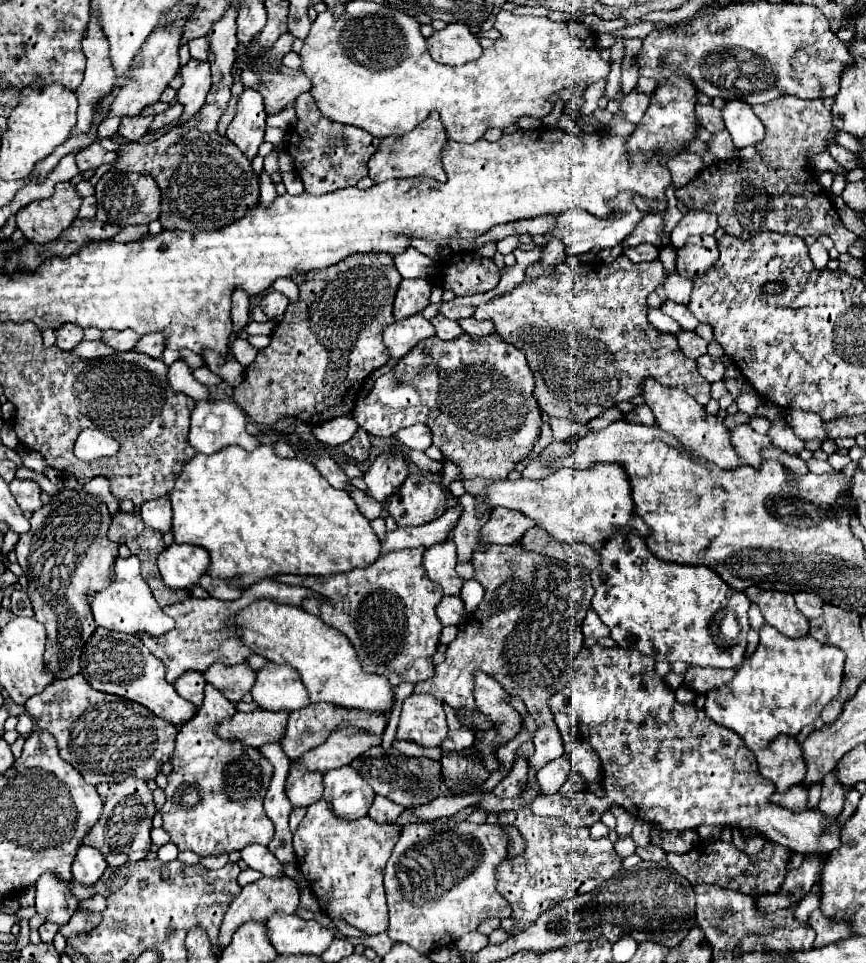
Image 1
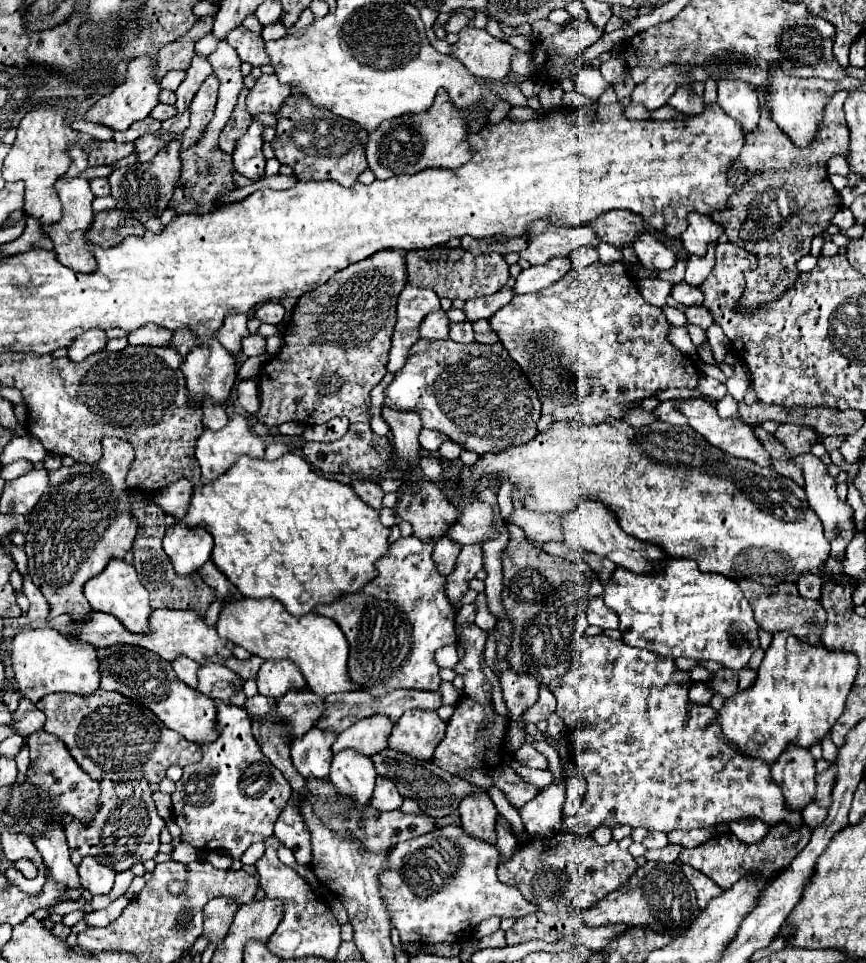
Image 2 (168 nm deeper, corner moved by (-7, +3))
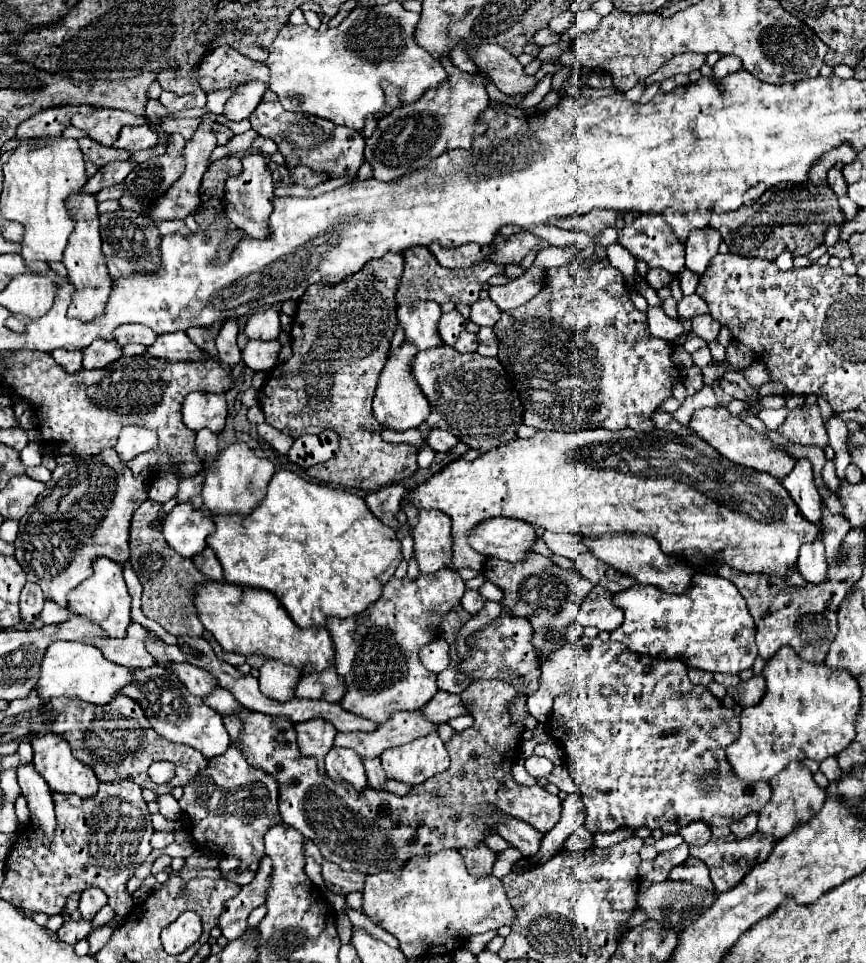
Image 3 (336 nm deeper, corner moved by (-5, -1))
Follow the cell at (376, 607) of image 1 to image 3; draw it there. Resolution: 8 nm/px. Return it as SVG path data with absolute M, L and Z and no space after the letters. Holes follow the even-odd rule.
M440 569L436 573L420 573L412 581L408 577L404 579L392 577L384 585L382 597L374 605L370 605L364 613L358 613L348 619L328 617L326 629L330 631L334 641L336 671L346 685L346 693L340 705L346 707L346 711L352 711L376 723L386 721L394 711L416 711L422 705L426 705L434 697L434 693L438 693L438 685L436 685L436 673L428 671L422 665L418 653L424 645L432 643L438 637L444 615L450 611L454 603L462 599L464 591L466 589L462 577L452 569Z

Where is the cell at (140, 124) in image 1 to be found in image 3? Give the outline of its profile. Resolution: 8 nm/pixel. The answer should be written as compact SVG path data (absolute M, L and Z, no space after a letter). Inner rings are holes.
M142 125L142 127L124 127L114 143L114 147L126 149L130 153L136 153L140 149L148 149L154 147L158 143L158 133L154 127L150 125Z

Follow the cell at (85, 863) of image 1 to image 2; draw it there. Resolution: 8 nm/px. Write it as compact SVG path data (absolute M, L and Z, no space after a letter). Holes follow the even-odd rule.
M88 857L80 863L78 867L78 875L80 875L80 883L86 891L90 891L90 895L108 895L112 885L114 885L114 871L96 863L96 859Z

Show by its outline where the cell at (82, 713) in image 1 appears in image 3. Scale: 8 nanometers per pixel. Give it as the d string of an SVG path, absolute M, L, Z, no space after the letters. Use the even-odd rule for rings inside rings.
M118 695L104 707L94 707L92 703L82 703L80 699L52 699L50 705L56 711L52 733L64 737L70 743L74 757L82 761L86 767L90 767L96 773L98 781L130 779L140 787L152 789L156 795L164 795L178 785L184 787L208 763L208 759L200 751L162 739L150 727L140 705L125 695ZM116 712L120 715L116 715ZM154 761L174 763L176 765L174 779L170 779L164 785L156 785L148 775L148 767Z

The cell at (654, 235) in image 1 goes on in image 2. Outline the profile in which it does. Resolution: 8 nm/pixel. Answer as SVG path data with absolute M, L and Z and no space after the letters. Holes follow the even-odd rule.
M608 211L588 223L594 233L614 247L622 247L624 243L632 243L640 231L646 231L642 225L642 217L632 211Z

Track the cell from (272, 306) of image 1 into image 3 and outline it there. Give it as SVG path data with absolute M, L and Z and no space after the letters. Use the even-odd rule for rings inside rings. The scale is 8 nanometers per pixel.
M272 307L256 311L254 315L248 317L244 333L248 335L248 339L262 339L262 341L276 339L280 335L278 311L272 309Z

